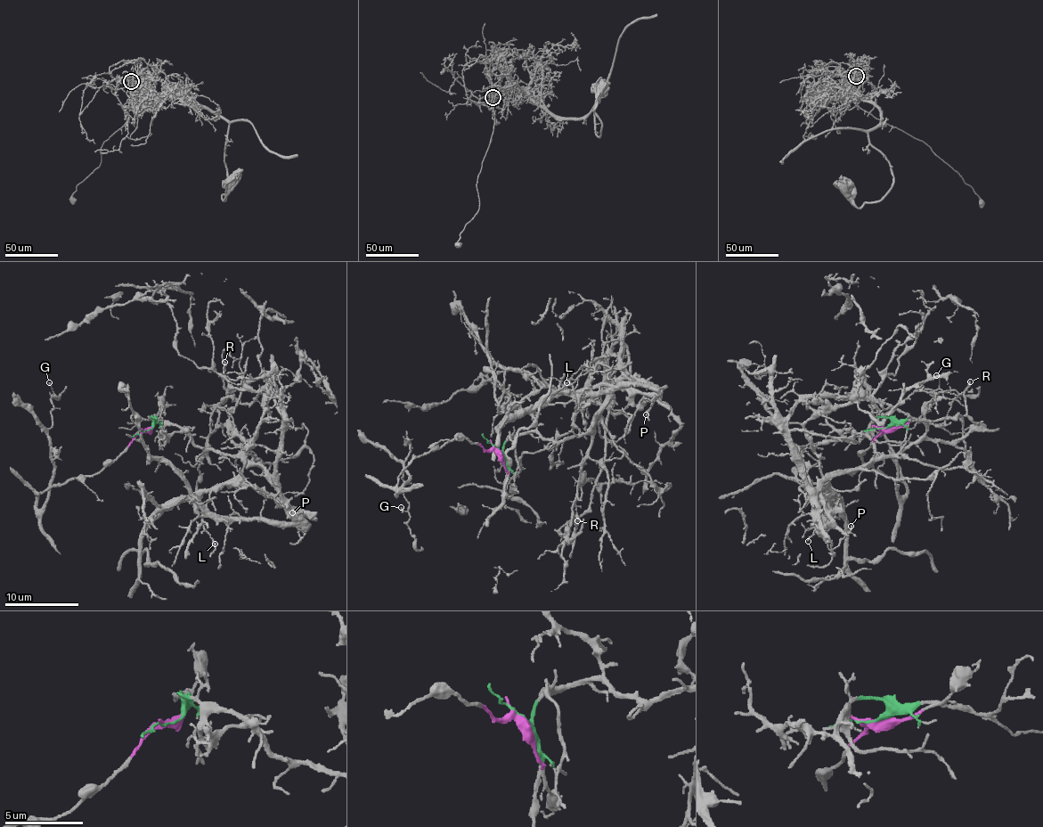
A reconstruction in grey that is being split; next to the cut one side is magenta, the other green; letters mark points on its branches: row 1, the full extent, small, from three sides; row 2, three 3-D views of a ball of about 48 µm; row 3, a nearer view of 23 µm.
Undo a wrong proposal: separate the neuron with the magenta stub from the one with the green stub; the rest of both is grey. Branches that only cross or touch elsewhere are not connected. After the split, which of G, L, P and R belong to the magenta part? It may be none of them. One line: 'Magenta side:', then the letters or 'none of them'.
Magenta side: G

